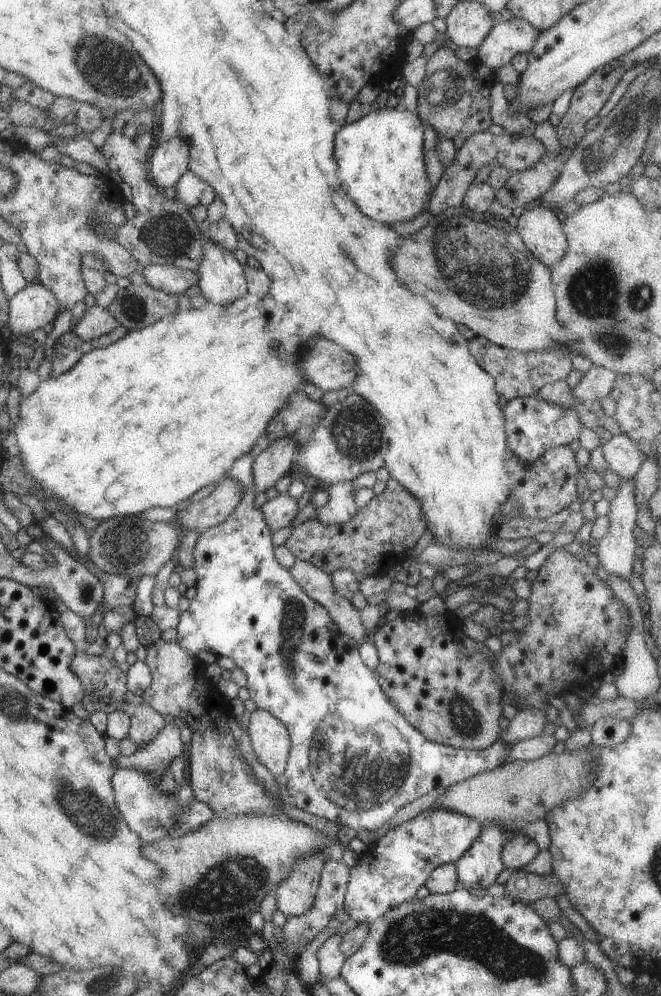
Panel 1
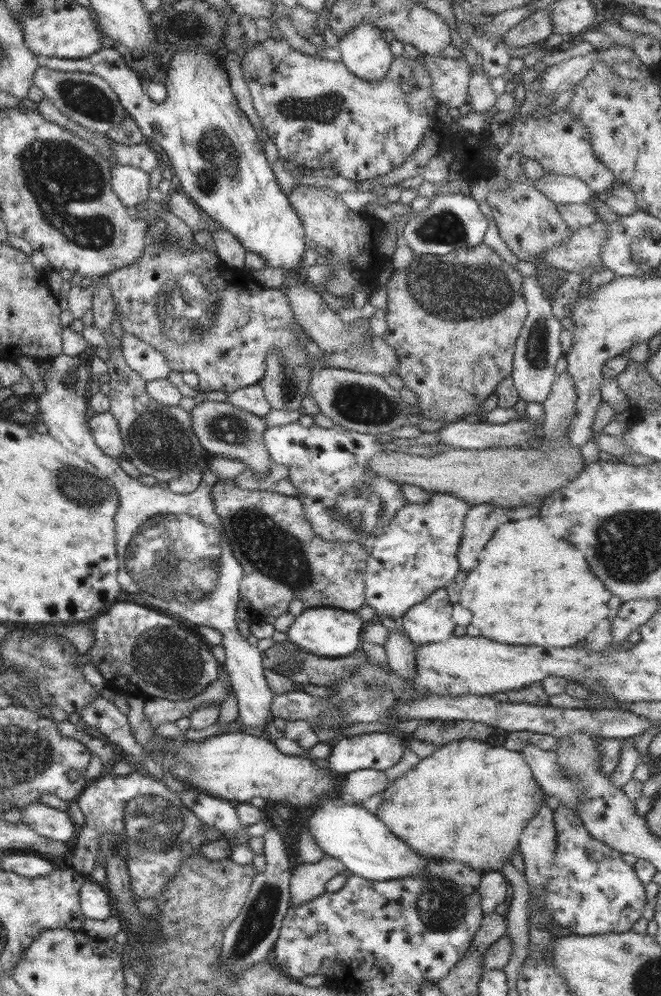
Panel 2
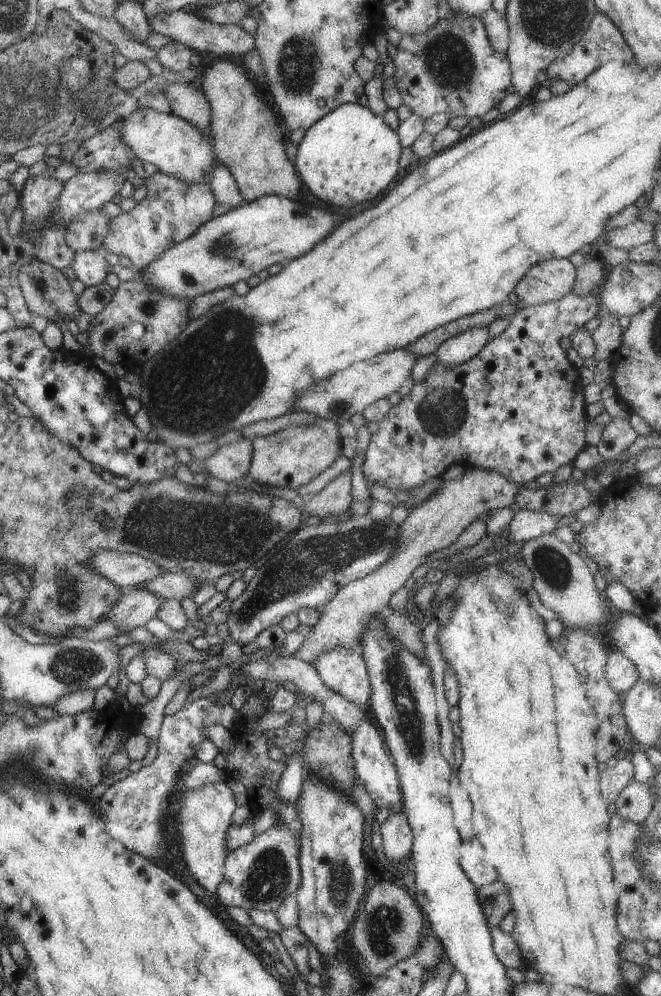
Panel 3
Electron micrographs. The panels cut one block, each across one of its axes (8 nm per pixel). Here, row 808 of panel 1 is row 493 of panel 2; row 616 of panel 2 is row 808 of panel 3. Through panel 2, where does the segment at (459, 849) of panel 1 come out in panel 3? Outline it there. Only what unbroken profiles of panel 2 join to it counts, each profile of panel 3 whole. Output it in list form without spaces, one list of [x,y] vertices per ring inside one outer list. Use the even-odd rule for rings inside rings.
[[[362,719],[354,728],[352,737],[352,756],[355,760],[357,778],[370,794],[376,809],[388,808],[390,814],[403,810],[397,768],[393,756],[384,746],[384,740],[376,726],[368,720]]]

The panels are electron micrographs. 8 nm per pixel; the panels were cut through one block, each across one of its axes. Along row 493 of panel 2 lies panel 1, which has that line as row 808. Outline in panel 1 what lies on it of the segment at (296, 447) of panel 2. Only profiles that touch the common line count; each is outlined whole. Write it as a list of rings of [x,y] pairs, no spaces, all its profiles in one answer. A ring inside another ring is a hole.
[[[248,452],[244,456],[240,456],[232,468],[228,470],[227,476],[234,478],[238,484],[242,484],[242,500],[240,504],[232,511],[225,522],[218,524],[216,527],[207,528],[196,541],[194,546],[194,572],[197,576],[195,582],[196,596],[191,600],[188,610],[182,613],[176,627],[176,641],[181,645],[186,652],[198,655],[200,650],[210,650],[218,657],[226,656],[232,658],[236,662],[236,666],[242,668],[247,674],[246,688],[249,690],[250,698],[256,702],[258,709],[270,712],[274,718],[280,720],[286,725],[290,738],[292,740],[292,748],[288,755],[287,765],[284,772],[279,776],[278,783],[285,793],[285,797],[289,799],[293,806],[310,812],[314,816],[322,816],[326,820],[335,822],[338,826],[348,826],[354,830],[374,830],[380,828],[386,820],[390,820],[396,812],[410,804],[414,799],[428,794],[436,788],[447,788],[454,783],[467,779],[468,777],[477,775],[482,771],[491,771],[499,767],[506,758],[508,758],[508,746],[502,740],[494,742],[492,746],[484,750],[476,749],[460,749],[448,745],[432,742],[428,740],[421,732],[418,732],[398,710],[398,707],[382,692],[382,687],[377,679],[376,671],[370,670],[364,664],[362,657],[359,654],[359,643],[354,642],[352,638],[342,634],[338,630],[336,624],[332,622],[332,618],[322,604],[316,602],[307,592],[296,582],[295,578],[286,570],[282,564],[276,560],[275,546],[272,544],[273,532],[269,531],[269,526],[264,520],[261,508],[254,506],[254,498],[256,498],[256,486],[252,480],[252,466],[254,464],[254,456]]]

